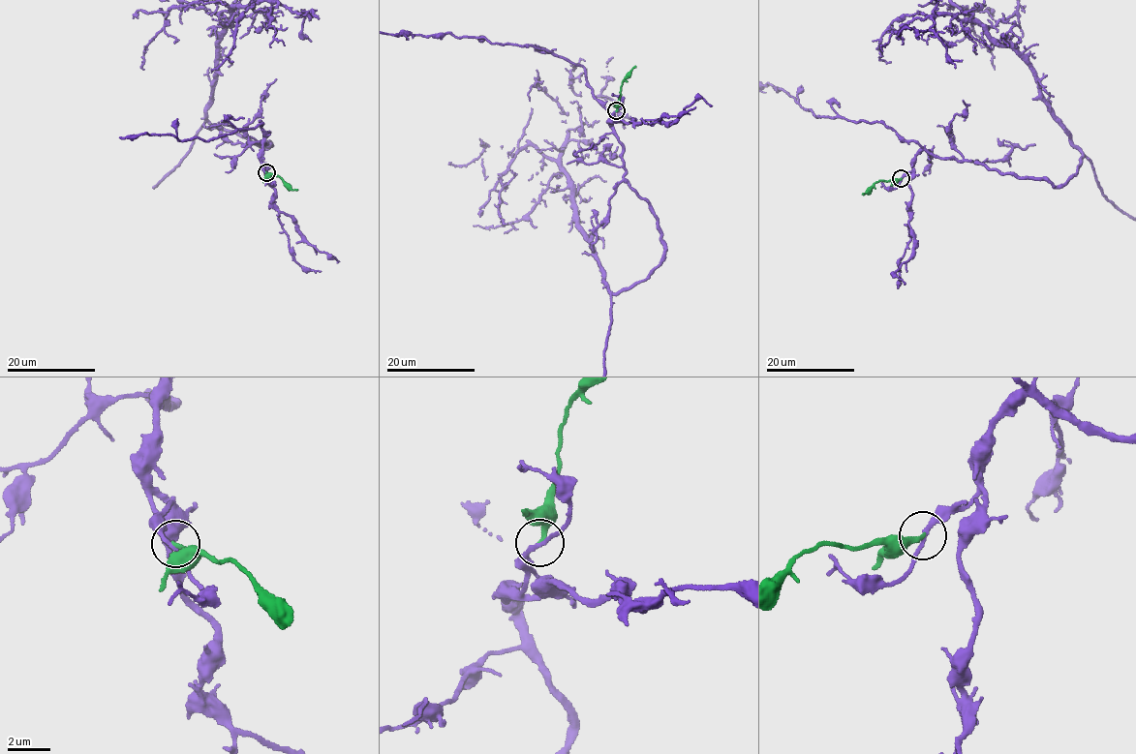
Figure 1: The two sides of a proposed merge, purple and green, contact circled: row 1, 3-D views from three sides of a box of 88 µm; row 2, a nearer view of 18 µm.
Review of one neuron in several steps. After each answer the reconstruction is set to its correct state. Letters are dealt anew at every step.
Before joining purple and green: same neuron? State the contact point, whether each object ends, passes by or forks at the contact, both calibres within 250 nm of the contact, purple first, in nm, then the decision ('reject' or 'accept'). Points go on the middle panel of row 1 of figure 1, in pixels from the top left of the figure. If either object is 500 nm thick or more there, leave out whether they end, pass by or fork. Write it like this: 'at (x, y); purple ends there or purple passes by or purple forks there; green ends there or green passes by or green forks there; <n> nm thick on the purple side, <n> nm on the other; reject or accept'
at (616, 110); purple passes by; green ends there; 170 nm thick on the purple side, 240 nm on the other; reject

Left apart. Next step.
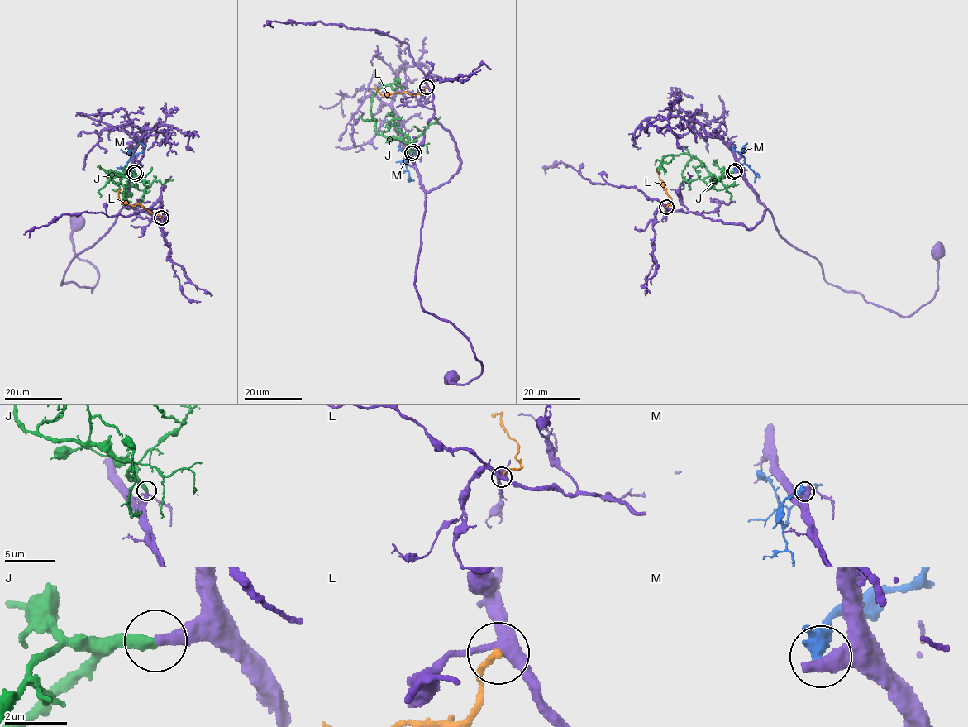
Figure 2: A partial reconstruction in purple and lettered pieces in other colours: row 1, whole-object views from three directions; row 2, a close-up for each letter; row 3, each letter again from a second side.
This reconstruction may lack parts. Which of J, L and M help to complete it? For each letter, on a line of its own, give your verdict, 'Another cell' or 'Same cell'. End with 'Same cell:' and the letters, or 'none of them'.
J: Same cell
L: Another cell
M: Another cell
Same cell: J

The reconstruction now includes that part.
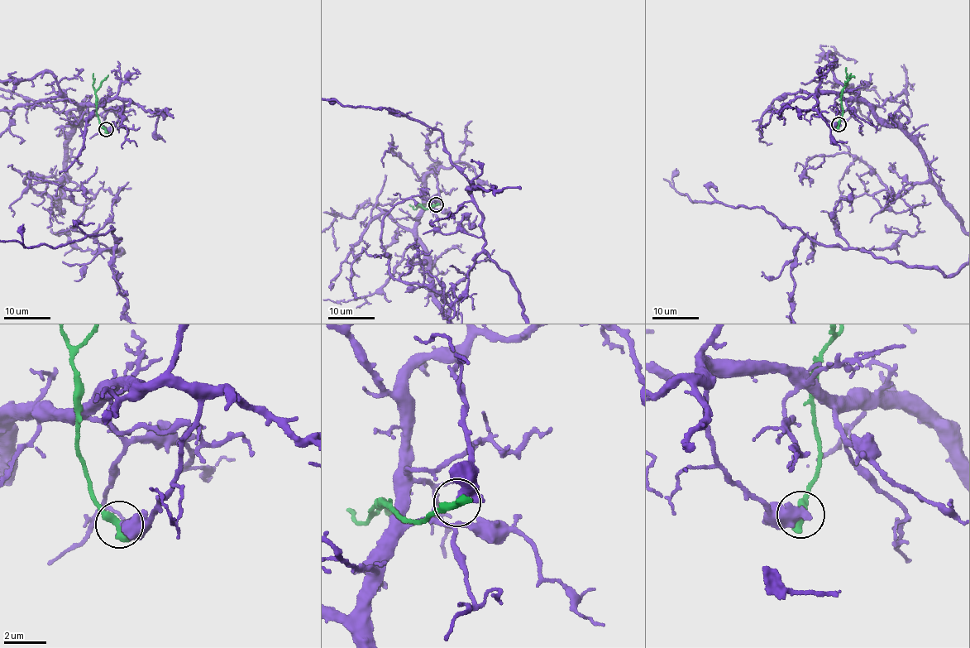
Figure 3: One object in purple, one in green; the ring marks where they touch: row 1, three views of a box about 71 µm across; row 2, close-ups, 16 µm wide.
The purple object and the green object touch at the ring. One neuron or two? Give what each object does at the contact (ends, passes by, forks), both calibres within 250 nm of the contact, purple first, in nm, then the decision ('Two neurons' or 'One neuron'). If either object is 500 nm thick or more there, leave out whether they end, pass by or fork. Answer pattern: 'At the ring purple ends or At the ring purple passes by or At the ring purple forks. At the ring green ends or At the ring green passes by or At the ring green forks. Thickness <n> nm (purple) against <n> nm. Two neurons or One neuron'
Thickness 500 nm (purple) against 480 nm. Two neurons

